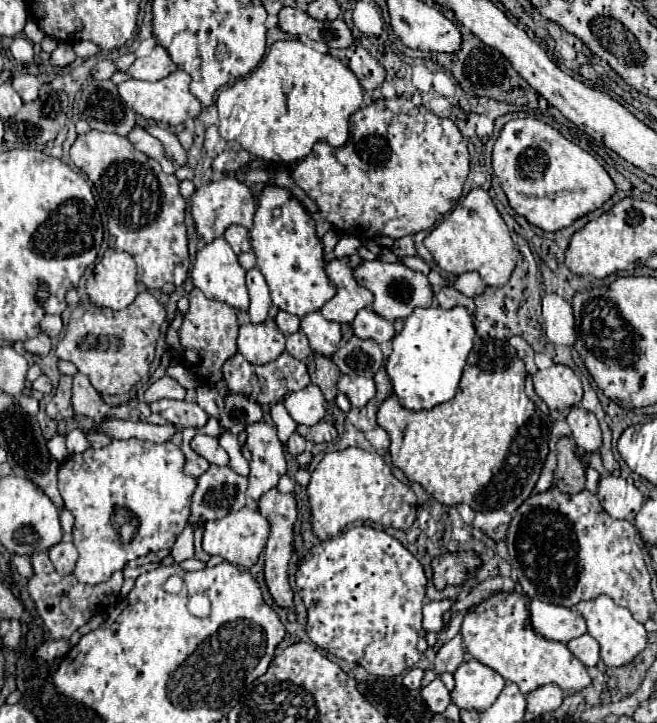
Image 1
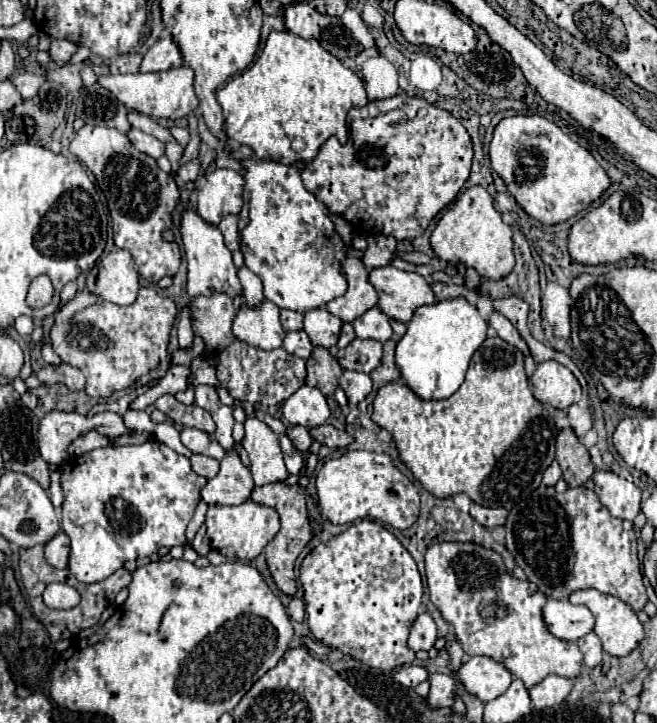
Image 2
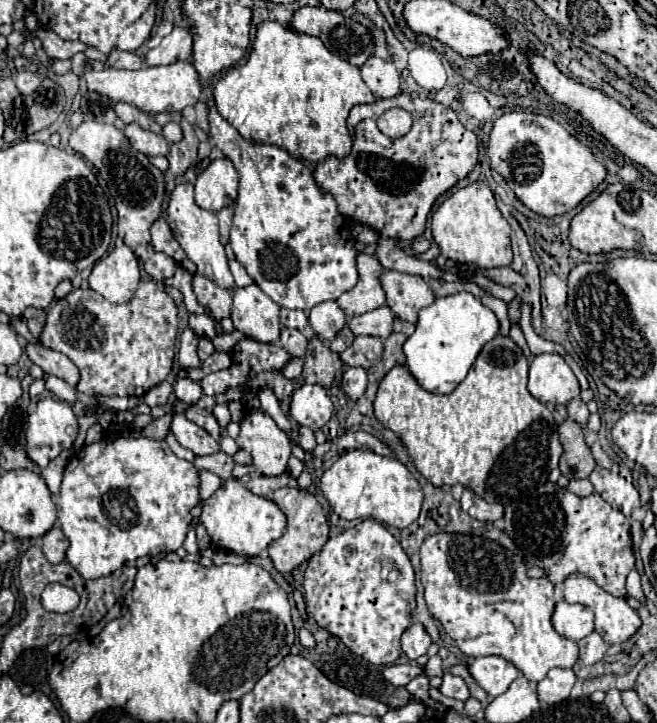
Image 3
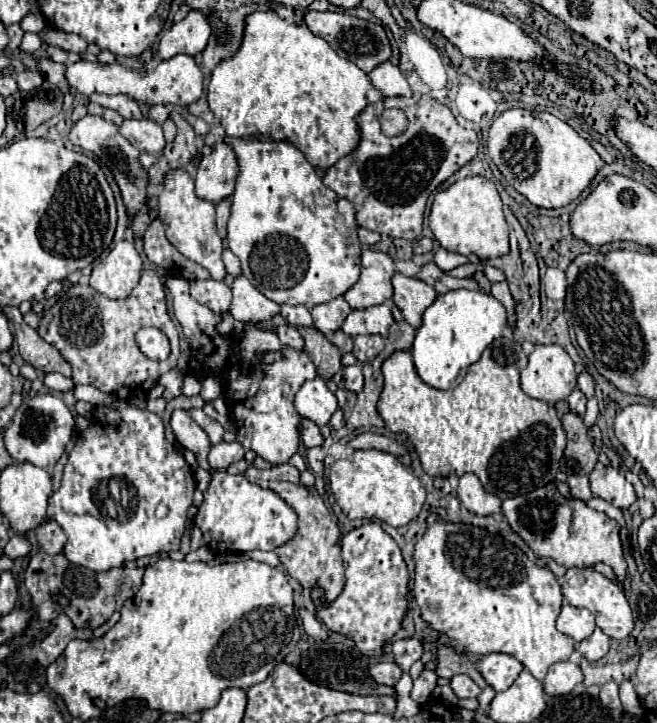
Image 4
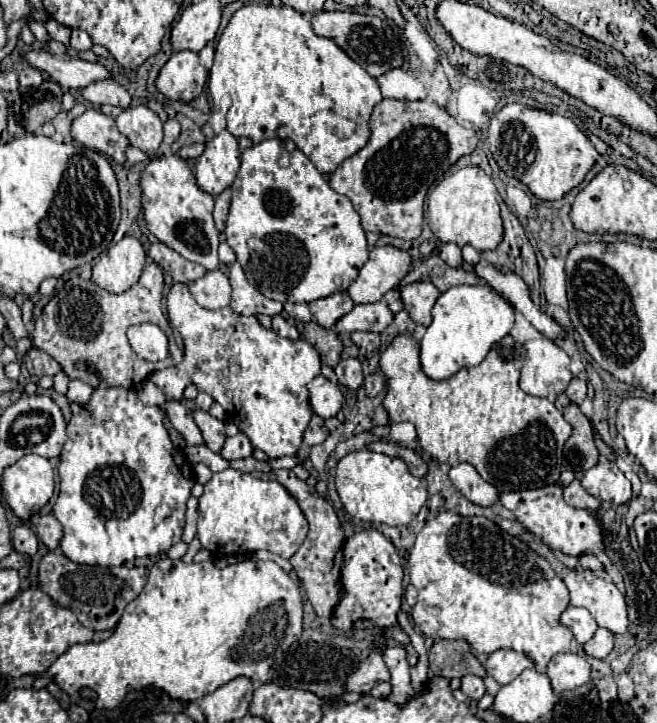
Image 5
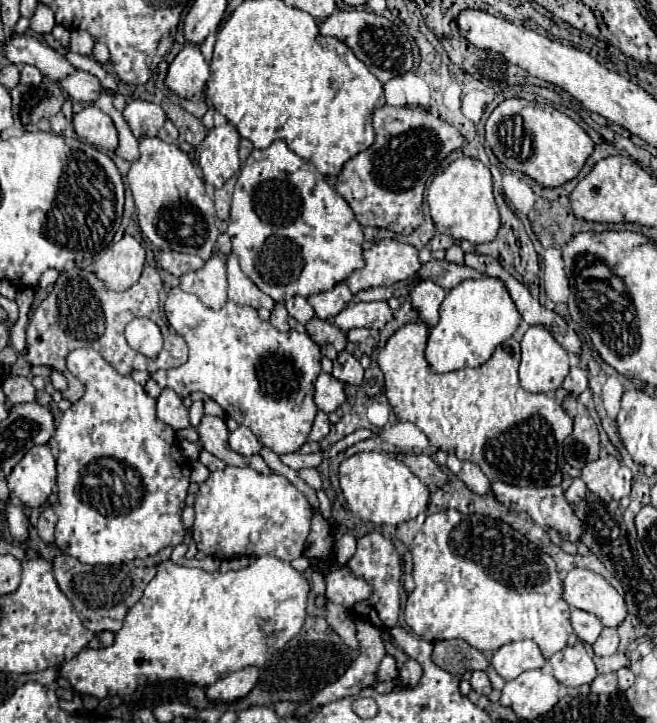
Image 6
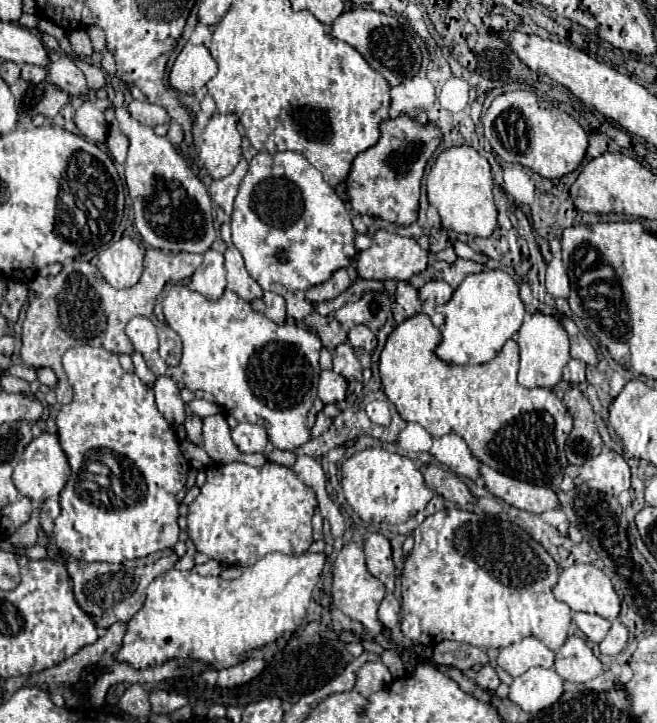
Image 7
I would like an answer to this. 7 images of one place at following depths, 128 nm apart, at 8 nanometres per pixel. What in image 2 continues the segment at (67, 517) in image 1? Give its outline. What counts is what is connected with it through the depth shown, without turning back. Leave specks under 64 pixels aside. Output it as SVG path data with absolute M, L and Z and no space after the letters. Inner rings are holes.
M50 466L50 500L56 508L60 508L62 504L62 486L60 486L60 470L58 466Z

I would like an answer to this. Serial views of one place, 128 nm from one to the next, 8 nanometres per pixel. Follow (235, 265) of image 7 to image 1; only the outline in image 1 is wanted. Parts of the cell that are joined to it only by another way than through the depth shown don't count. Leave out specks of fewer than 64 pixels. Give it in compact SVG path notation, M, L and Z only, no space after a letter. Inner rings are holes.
M266 318L262 324L242 324L238 330L238 352L254 364L266 364L282 354L286 334L276 326L274 318Z

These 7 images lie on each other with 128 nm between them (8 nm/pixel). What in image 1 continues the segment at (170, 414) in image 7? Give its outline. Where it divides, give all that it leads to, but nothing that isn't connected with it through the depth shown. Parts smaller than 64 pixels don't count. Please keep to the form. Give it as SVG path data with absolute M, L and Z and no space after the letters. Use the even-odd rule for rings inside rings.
M196 434L190 442L192 450L198 452L200 456L204 456L210 464L218 464L218 466L224 466L228 464L228 454L224 452L224 448L218 444L216 438L212 436L206 436L206 434Z

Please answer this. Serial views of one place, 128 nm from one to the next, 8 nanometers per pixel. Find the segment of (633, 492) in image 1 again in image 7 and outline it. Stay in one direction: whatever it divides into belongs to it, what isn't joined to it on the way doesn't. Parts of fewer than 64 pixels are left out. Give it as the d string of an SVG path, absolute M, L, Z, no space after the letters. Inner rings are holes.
M602 450L582 464L580 478L592 490L618 496L630 488L630 466L618 452Z

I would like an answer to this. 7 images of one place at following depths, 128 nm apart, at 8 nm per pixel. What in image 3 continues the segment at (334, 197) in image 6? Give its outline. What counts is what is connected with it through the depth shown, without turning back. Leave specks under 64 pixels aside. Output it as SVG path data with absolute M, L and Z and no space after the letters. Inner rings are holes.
M208 96L208 106L210 106L212 142L224 152L226 158L232 160L240 176L240 190L234 202L234 220L230 228L230 246L234 250L236 260L246 268L248 276L278 306L298 308L304 312L308 312L320 302L336 300L340 294L354 288L358 280L358 268L356 268L358 252L354 248L356 240L350 234L348 220L338 212L334 196L322 192L312 172L304 166L304 162L290 156L284 148L244 140L236 132L236 128L232 128L216 112L216 108L212 108L212 96Z

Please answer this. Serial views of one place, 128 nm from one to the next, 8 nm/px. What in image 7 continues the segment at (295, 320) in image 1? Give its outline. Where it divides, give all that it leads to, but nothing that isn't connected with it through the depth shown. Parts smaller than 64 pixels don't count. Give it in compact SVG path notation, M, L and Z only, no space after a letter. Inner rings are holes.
M296 294L286 296L286 306L288 306L288 316L294 320L304 320L304 316L312 312L312 306L306 302L306 298Z

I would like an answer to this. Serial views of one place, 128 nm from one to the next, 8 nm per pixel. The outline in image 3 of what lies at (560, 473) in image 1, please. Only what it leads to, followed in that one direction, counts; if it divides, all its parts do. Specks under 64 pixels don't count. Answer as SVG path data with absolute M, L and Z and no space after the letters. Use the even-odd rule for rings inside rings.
M564 420L558 428L564 452L560 456L560 472L572 478L588 478L596 462L590 448L584 442L584 430L574 420Z

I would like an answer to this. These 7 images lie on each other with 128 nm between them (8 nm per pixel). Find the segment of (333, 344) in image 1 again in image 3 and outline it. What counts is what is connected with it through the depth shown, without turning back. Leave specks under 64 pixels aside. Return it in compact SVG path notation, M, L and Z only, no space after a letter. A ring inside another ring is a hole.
M328 300L314 306L308 312L308 320L316 336L320 336L324 342L330 342L344 328L346 314L340 310L336 300Z

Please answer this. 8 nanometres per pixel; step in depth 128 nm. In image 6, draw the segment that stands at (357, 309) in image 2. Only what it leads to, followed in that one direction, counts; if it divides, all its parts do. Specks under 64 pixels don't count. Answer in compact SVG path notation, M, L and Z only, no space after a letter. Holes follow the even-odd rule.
M382 238L372 248L362 252L364 268L350 274L348 286L352 294L372 286L392 286L400 280L412 278L420 270L418 250L410 244Z

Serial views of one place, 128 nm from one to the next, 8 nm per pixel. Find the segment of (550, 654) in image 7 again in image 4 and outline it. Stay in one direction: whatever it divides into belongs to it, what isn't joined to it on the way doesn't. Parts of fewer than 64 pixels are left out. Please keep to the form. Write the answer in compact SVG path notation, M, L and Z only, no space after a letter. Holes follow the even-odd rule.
M488 654L484 656L478 664L478 670L482 672L482 676L486 678L486 682L496 690L508 690L514 680L518 678L518 674L522 672L522 664L510 656L510 654Z

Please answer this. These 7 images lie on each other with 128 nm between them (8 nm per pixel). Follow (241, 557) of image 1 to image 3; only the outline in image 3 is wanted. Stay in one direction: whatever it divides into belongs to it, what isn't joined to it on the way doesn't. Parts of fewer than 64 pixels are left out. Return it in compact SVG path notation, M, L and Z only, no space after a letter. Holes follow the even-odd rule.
M228 478L220 488L204 502L200 522L206 526L212 546L224 548L242 556L260 554L270 542L278 540L286 532L286 516L270 498L252 494L240 480Z

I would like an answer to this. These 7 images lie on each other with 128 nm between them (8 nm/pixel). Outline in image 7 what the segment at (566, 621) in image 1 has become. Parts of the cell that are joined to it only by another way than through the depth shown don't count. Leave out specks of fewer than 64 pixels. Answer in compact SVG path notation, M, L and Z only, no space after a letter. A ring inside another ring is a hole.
M576 612L574 622L586 634L586 638L596 644L604 640L604 636L608 634L608 630L612 626L612 622L608 622L606 618L598 616L598 614L584 614L584 612Z

